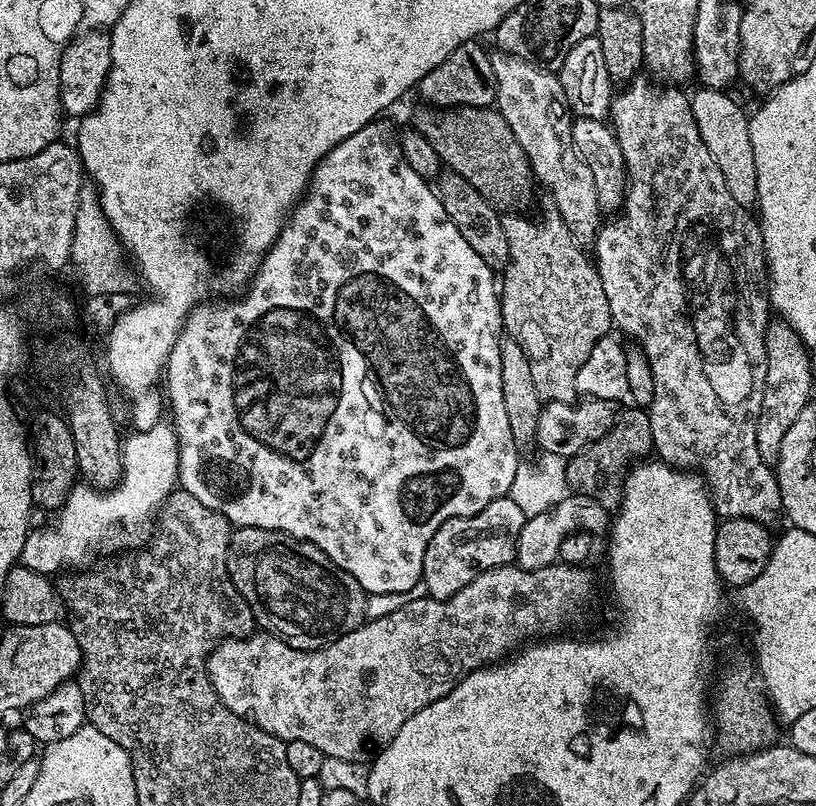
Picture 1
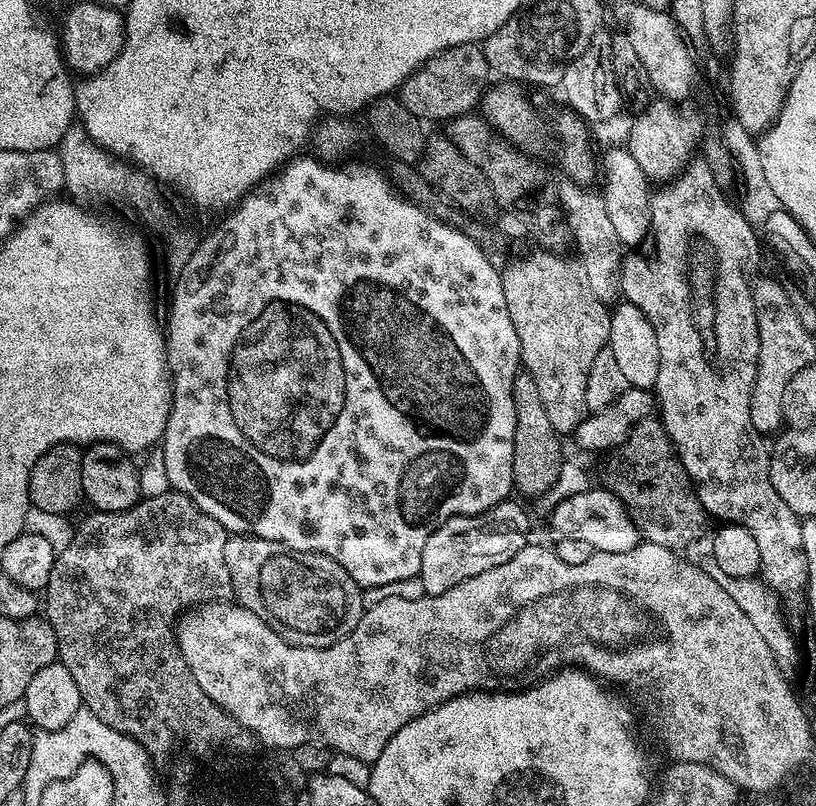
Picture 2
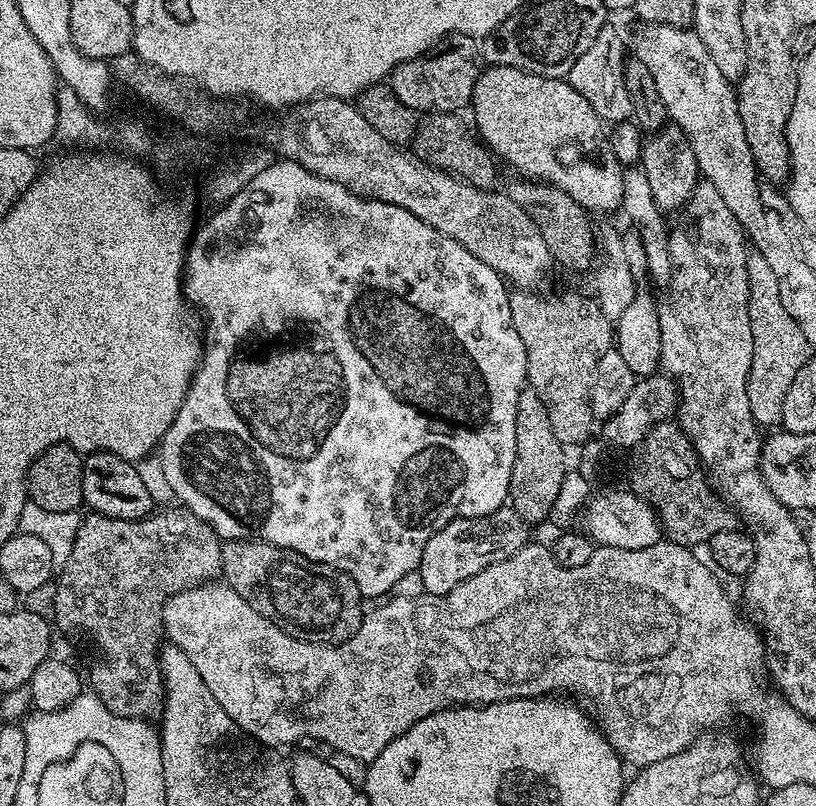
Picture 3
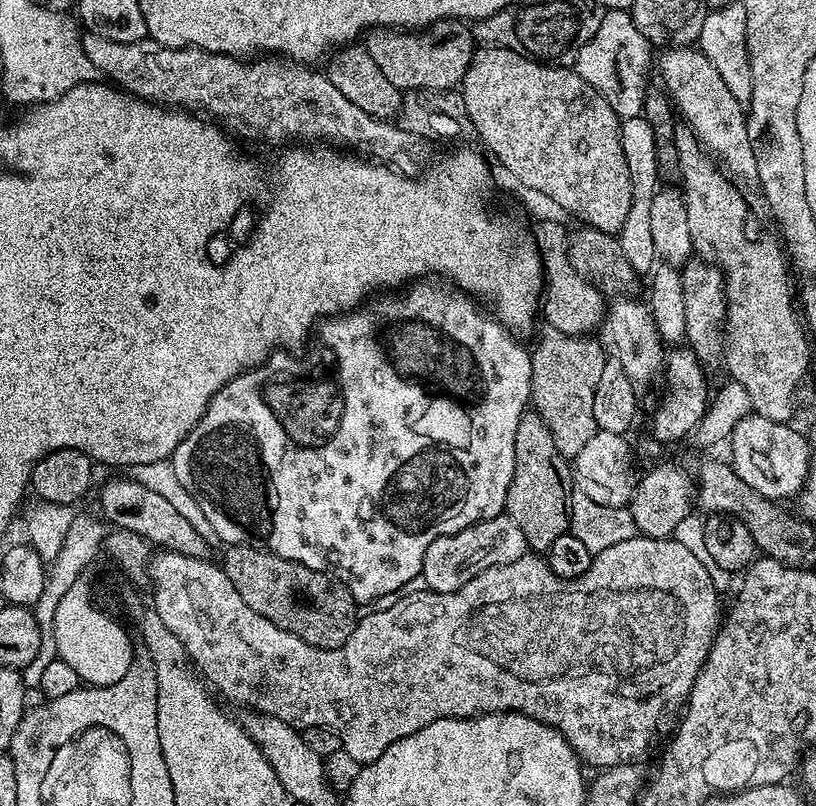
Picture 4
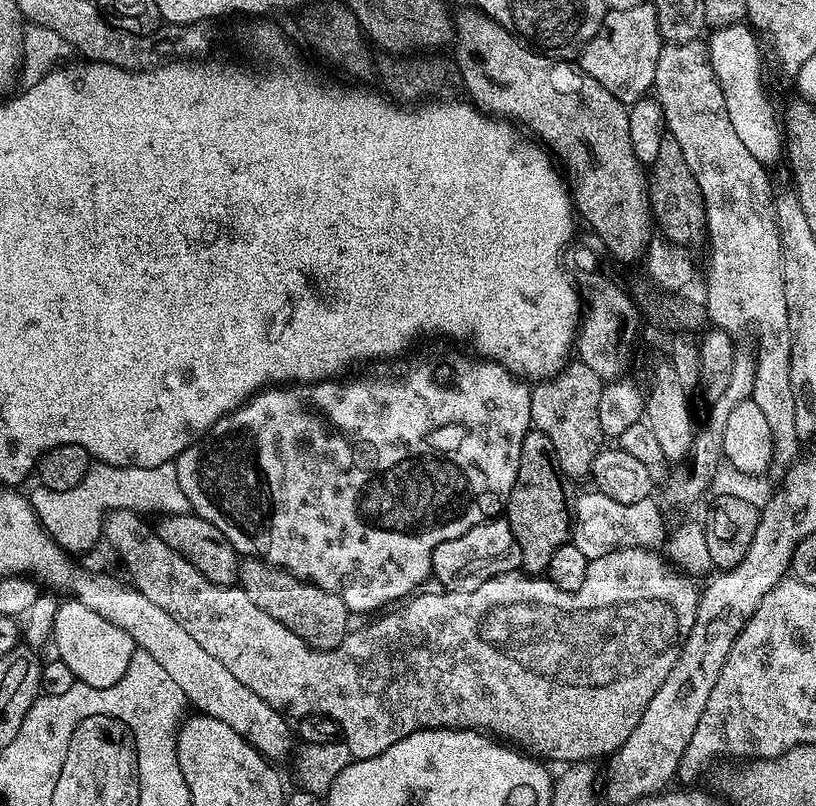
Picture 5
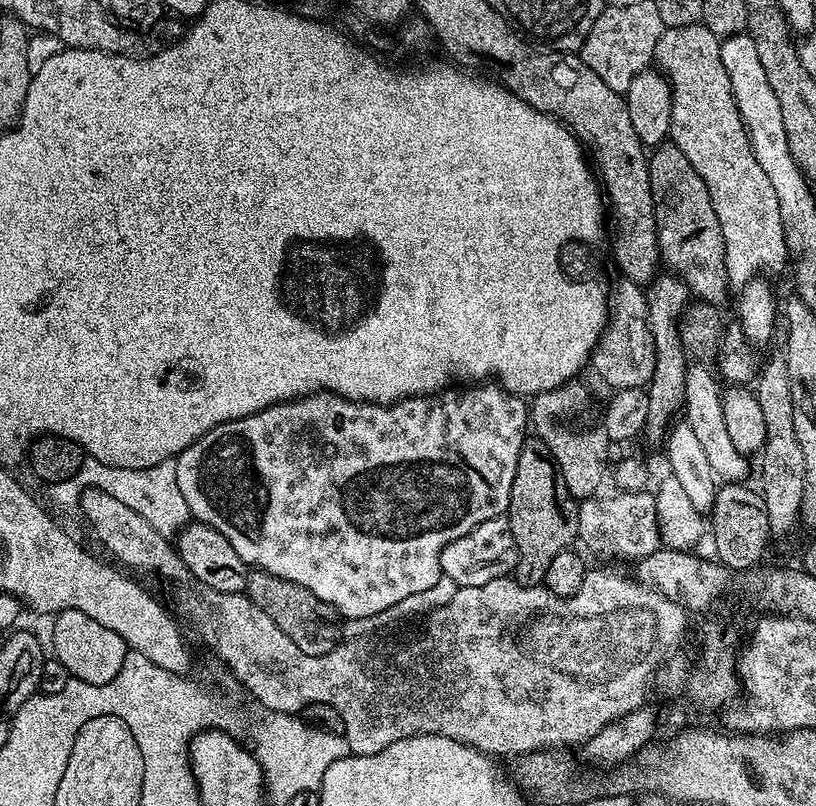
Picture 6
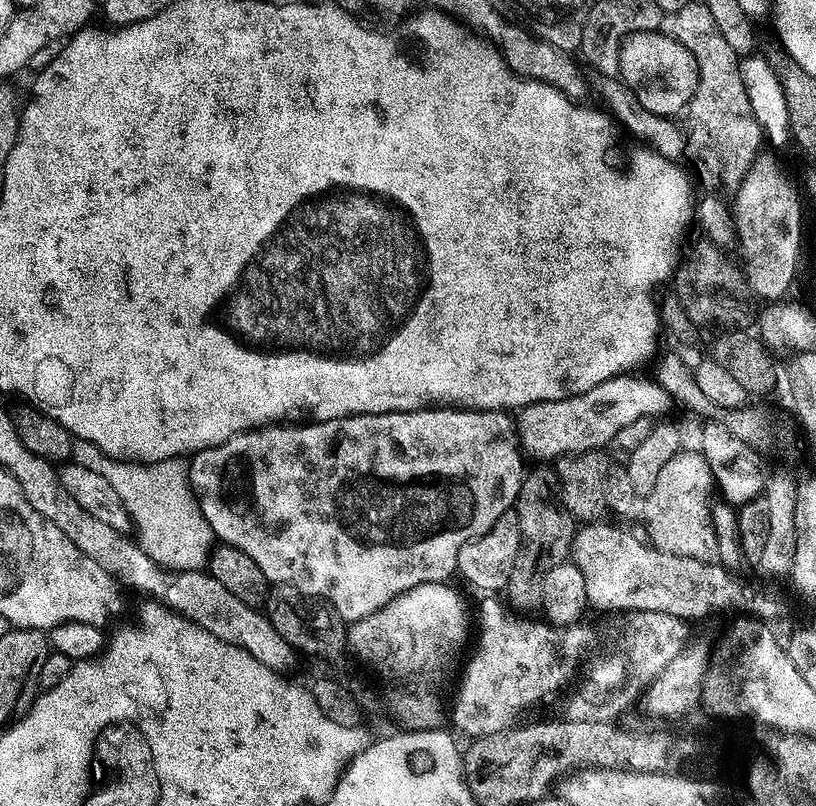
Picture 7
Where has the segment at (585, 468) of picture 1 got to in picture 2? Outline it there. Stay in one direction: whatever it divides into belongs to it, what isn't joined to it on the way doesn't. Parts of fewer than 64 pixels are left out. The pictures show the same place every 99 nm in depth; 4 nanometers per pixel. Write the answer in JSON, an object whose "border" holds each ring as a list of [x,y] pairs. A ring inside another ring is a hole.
{"border":[[[655,415],[642,418],[642,422],[635,424],[608,458],[604,464],[603,487],[624,504],[629,518],[639,529],[639,535],[647,543],[681,550],[699,538],[706,513],[674,455],[663,424]]]}

